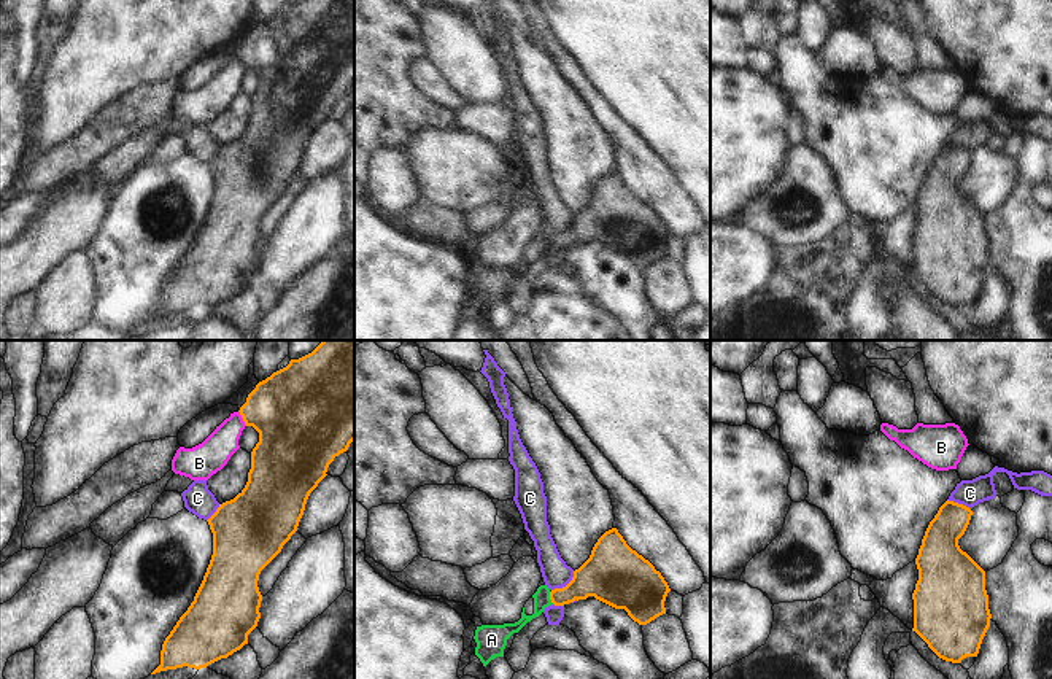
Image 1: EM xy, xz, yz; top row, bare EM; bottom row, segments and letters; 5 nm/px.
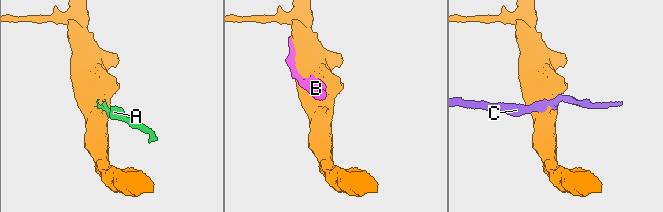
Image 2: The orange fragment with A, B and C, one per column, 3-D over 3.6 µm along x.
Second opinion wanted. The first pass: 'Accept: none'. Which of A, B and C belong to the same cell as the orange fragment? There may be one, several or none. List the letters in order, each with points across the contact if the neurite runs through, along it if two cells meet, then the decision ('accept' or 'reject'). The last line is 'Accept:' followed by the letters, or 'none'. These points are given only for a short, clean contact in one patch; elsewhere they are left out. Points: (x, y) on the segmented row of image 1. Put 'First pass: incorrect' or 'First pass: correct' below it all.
A: along xz (549, 592), (549, 598), (553, 603) | reject
B: reject
C: along xz (574, 571), (574, 576), (564, 585), (552, 590) | reject
Accept: none
First pass: correct

